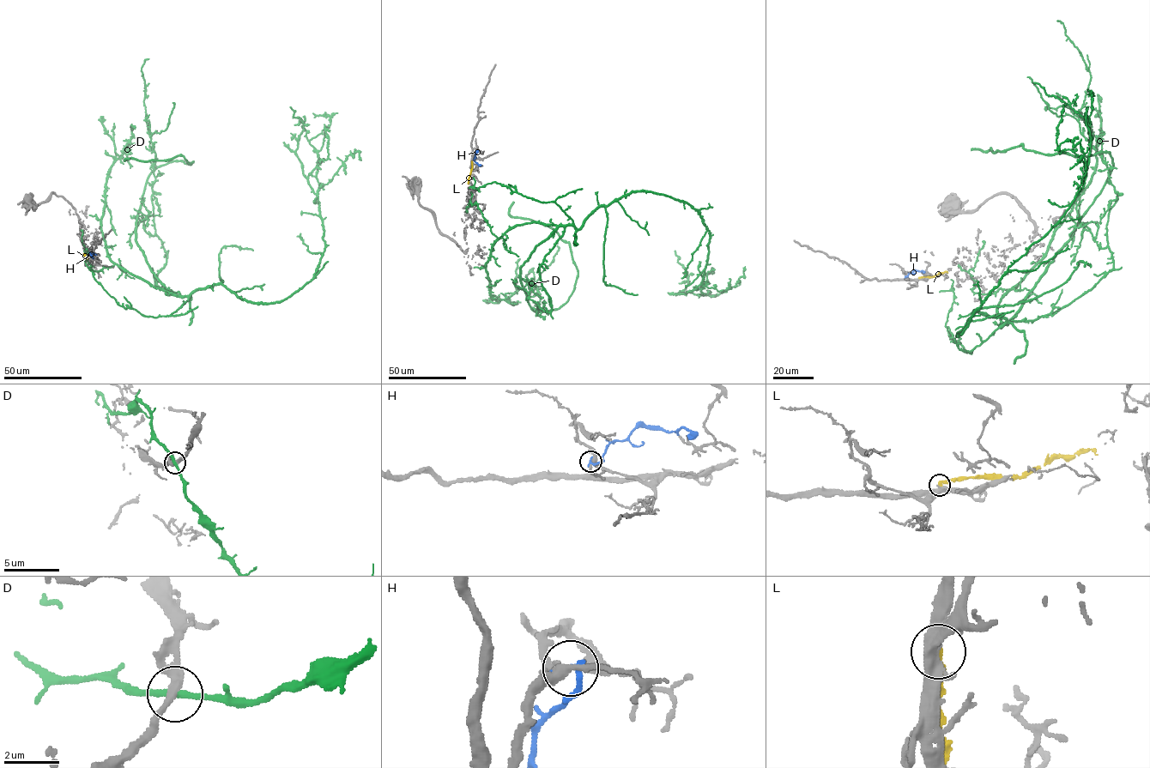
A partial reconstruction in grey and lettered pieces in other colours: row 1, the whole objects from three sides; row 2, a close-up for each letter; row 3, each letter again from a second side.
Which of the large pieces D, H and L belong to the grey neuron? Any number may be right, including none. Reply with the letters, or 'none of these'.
none of these

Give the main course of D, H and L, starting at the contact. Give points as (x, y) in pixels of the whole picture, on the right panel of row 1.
D: (983, 294), (1018, 286), (999, 301), (1001, 326), (976, 311), (958, 335), (1085, 179), (1088, 125), (1033, 82)
H: (905, 276), (914, 270), (923, 273)
L: (919, 278), (947, 273)

